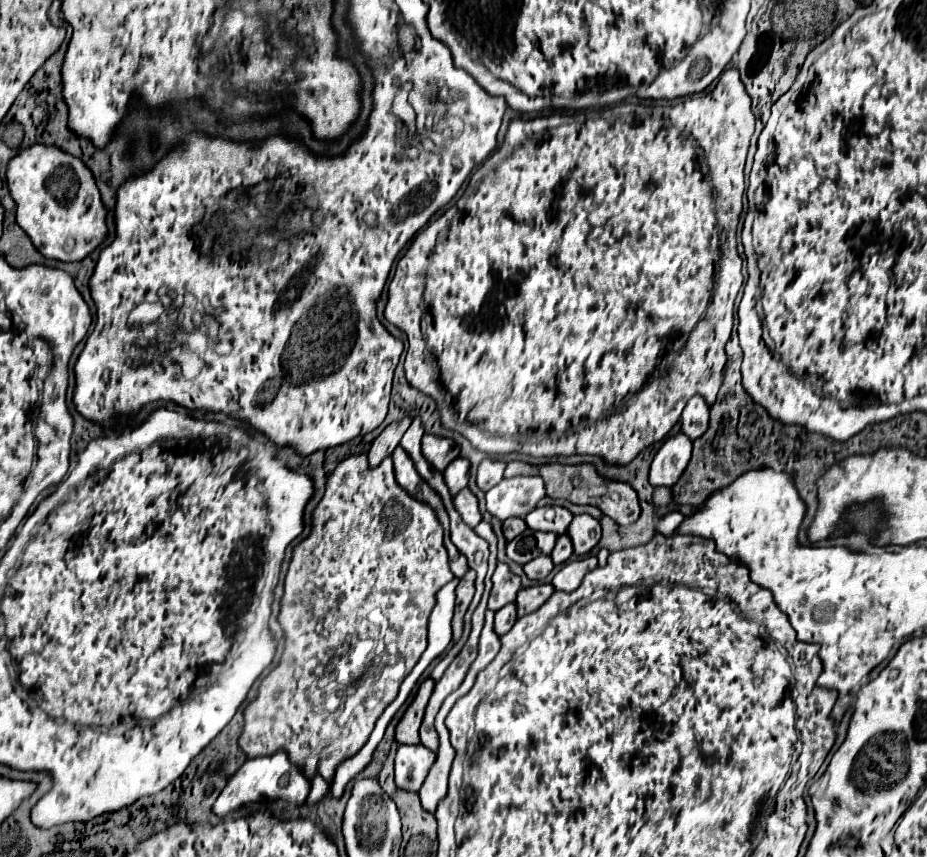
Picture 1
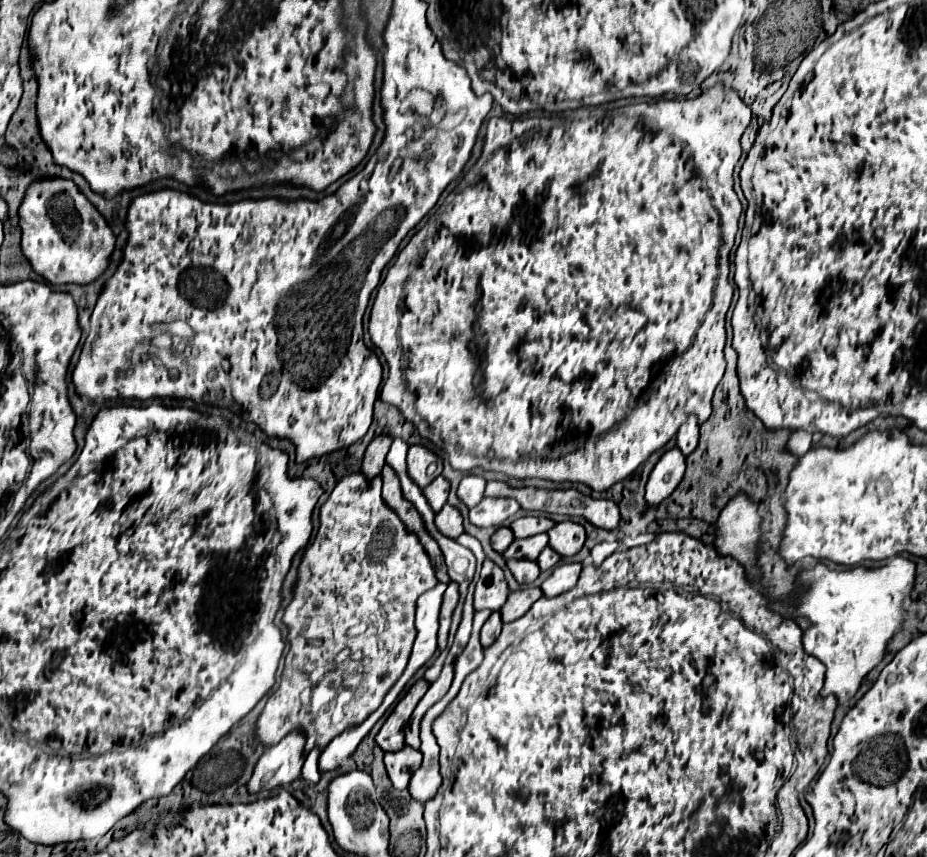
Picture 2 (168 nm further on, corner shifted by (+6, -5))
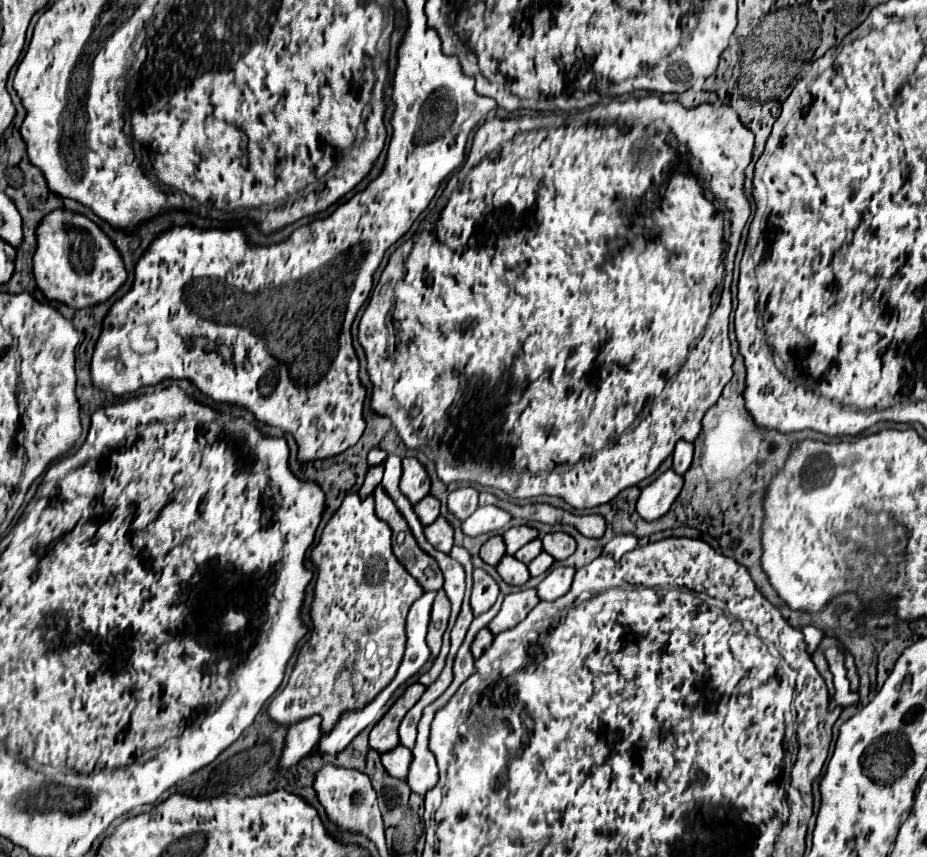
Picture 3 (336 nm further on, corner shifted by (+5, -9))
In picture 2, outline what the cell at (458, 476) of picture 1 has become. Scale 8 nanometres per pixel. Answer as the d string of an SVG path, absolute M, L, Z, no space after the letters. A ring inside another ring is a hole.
M442 475L436 477L436 479L424 489L424 495L426 495L428 503L432 505L432 509L434 509L436 513L438 513L438 511L444 507L444 503L448 501L448 493L450 493L450 481L444 479Z

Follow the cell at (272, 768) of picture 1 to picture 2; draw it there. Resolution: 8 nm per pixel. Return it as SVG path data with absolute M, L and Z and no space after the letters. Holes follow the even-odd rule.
M292 731L278 745L268 747L264 755L258 759L254 775L248 781L250 795L258 795L262 791L262 777L268 771L276 773L276 777L286 777L286 785L298 781L304 763L302 751L304 751L304 735L300 731Z

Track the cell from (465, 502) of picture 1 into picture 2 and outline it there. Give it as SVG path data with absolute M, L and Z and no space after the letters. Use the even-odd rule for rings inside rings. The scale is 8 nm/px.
M444 505L440 513L436 513L436 523L438 523L438 529L448 535L448 537L458 537L464 533L464 525L462 525L462 513L452 507L452 505Z

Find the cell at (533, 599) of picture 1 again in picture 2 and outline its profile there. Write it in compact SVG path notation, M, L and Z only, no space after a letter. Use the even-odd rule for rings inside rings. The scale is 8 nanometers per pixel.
M528 587L528 589L520 589L520 591L512 591L508 595L508 601L504 603L504 607L500 609L504 623L508 621L516 621L518 617L522 617L524 613L528 613L528 609L542 597L542 591L536 587Z

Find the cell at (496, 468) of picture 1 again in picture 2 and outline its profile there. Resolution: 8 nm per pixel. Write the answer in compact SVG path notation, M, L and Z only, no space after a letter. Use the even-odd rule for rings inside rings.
M466 475L460 481L458 487L458 497L468 505L474 507L480 503L480 499L484 497L484 489L486 489L486 479L478 477L478 475Z

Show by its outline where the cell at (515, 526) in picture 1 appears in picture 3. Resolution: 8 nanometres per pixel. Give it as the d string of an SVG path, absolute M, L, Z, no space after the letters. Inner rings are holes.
M495 535L495 537L491 537L483 547L481 547L481 551L479 551L479 557L485 561L485 563L489 563L489 565L497 565L499 563L499 559L505 555L505 543L503 543L503 539L499 537L499 535Z

